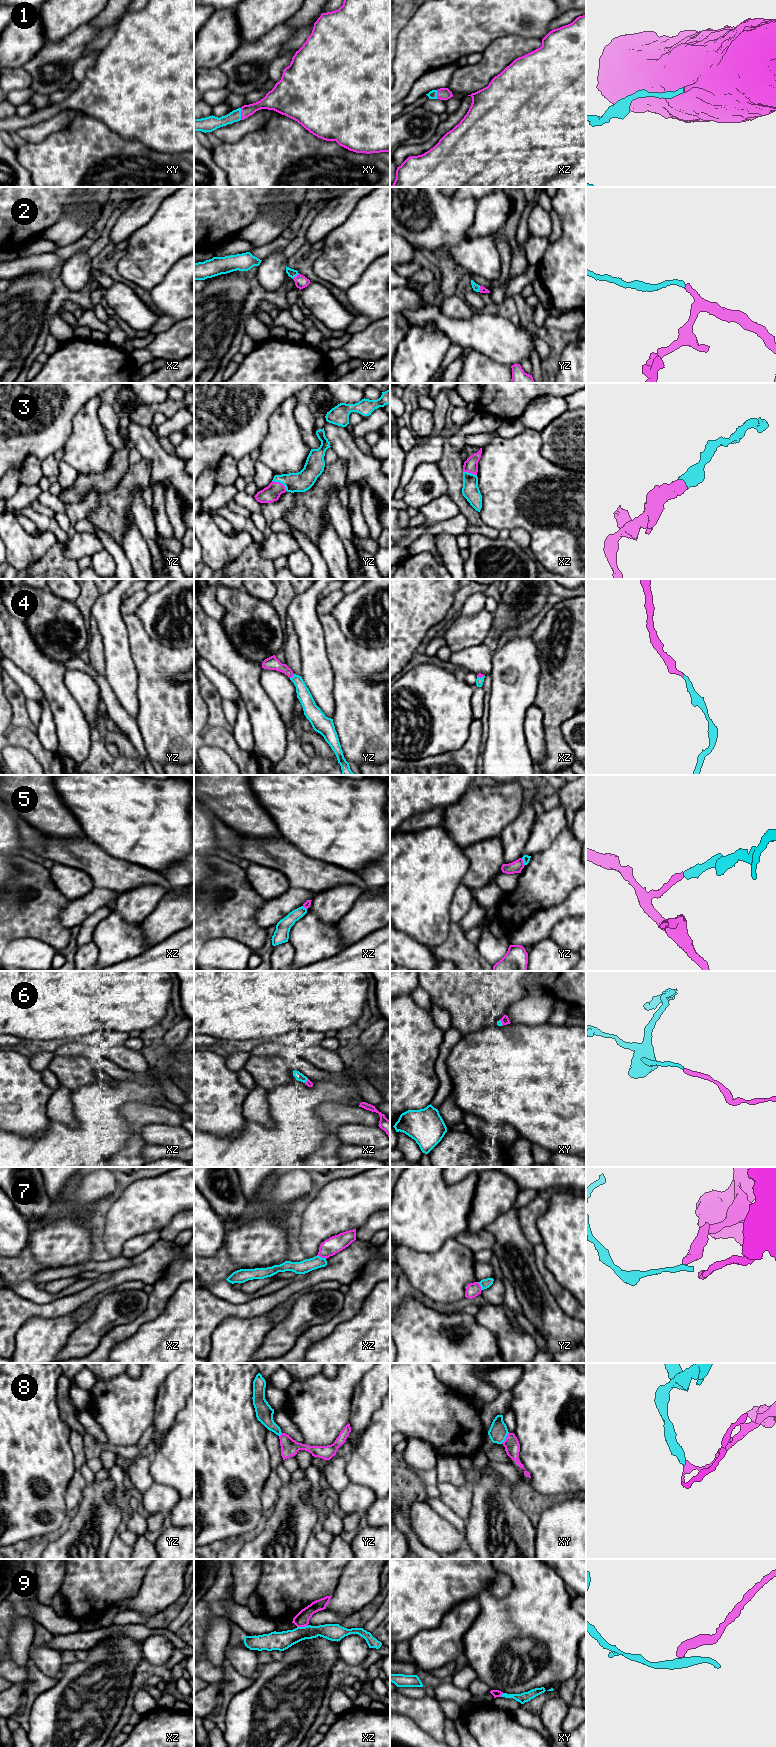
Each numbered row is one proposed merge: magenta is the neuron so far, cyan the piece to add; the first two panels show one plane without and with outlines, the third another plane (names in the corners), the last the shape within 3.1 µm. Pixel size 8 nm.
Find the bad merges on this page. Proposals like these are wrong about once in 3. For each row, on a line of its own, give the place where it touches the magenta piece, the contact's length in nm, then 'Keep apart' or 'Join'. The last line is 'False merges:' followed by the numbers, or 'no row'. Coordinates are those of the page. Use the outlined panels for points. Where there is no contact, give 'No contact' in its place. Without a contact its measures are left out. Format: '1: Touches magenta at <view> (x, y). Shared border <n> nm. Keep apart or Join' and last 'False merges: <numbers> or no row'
1: Touches magenta at xy (241, 114). Shared border 100 nm. Join
2: Touches magenta at xz (296, 276). Shared border 70 nm. Join
3: Touches magenta at yz (279, 482). Shared border 150 nm. Join
4: Touches magenta at yz (292, 676). Shared border 50 nm. Join
5: Touches magenta at yz (523, 862). Shared border 70 nm. Keep apart
6: Touches magenta at xy (502, 1023). Shared border 50 nm. Keep apart
7: Touches magenta at xz (321, 1257). Shared border 80 nm. Keep apart
8: Touches magenta at xy (506, 1438). Shared border 110 nm. Keep apart
9: Touches magenta at xz (302, 1626). Shared border 100 nm. Keep apart
False merges: 5, 6, 7, 8, 9

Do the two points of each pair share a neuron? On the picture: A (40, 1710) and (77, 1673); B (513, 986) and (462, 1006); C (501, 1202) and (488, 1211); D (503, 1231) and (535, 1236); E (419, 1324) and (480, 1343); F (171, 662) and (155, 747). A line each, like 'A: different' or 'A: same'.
A: same
B: same
C: same
D: different
E: same
F: same

